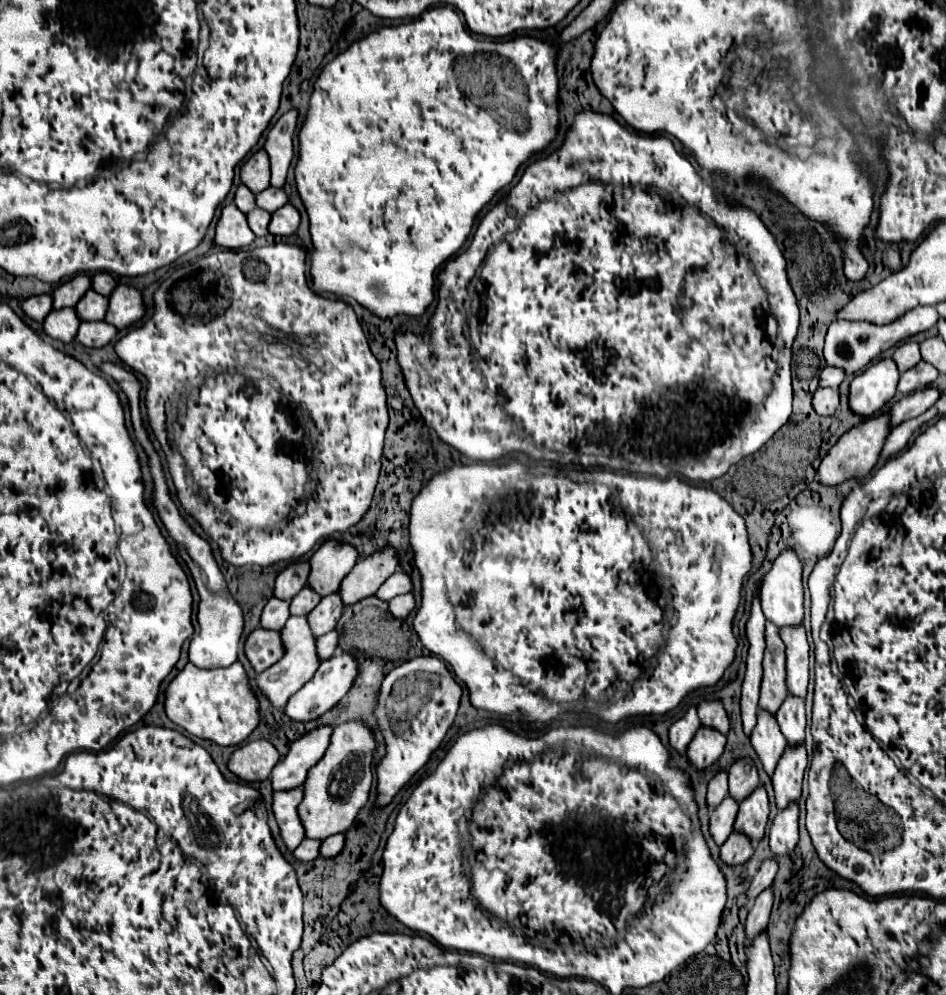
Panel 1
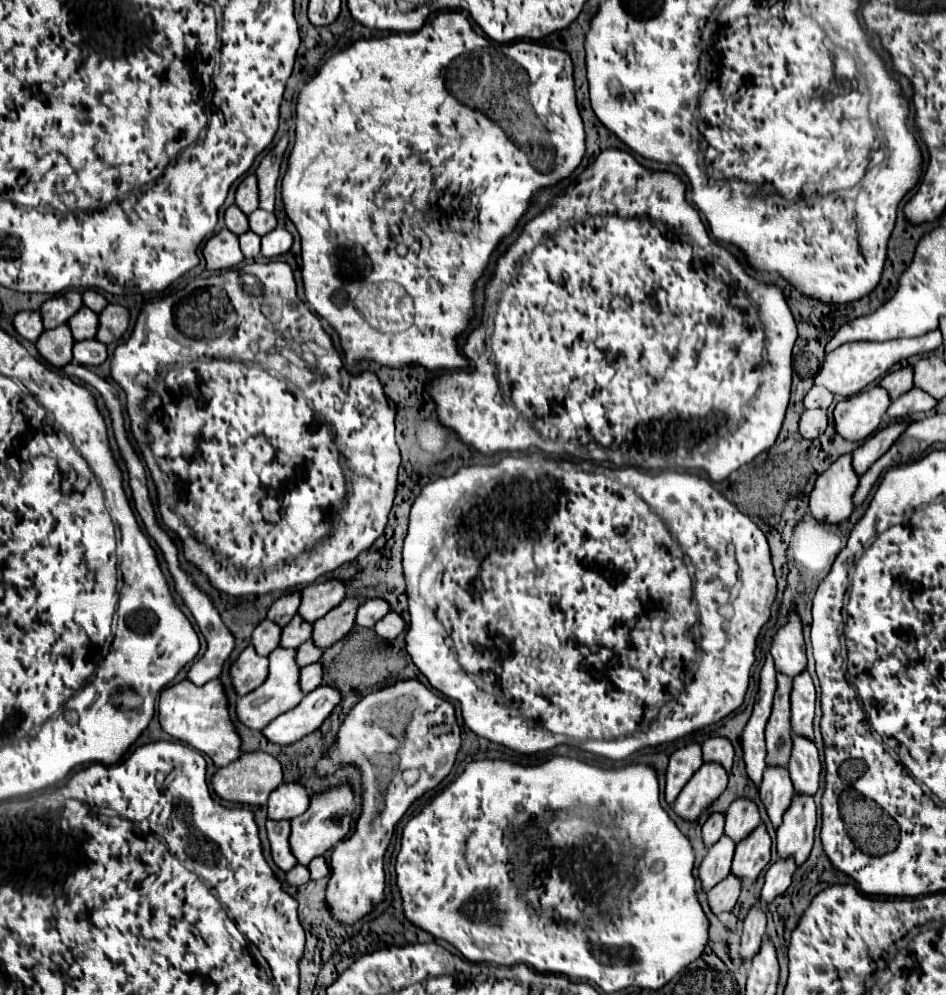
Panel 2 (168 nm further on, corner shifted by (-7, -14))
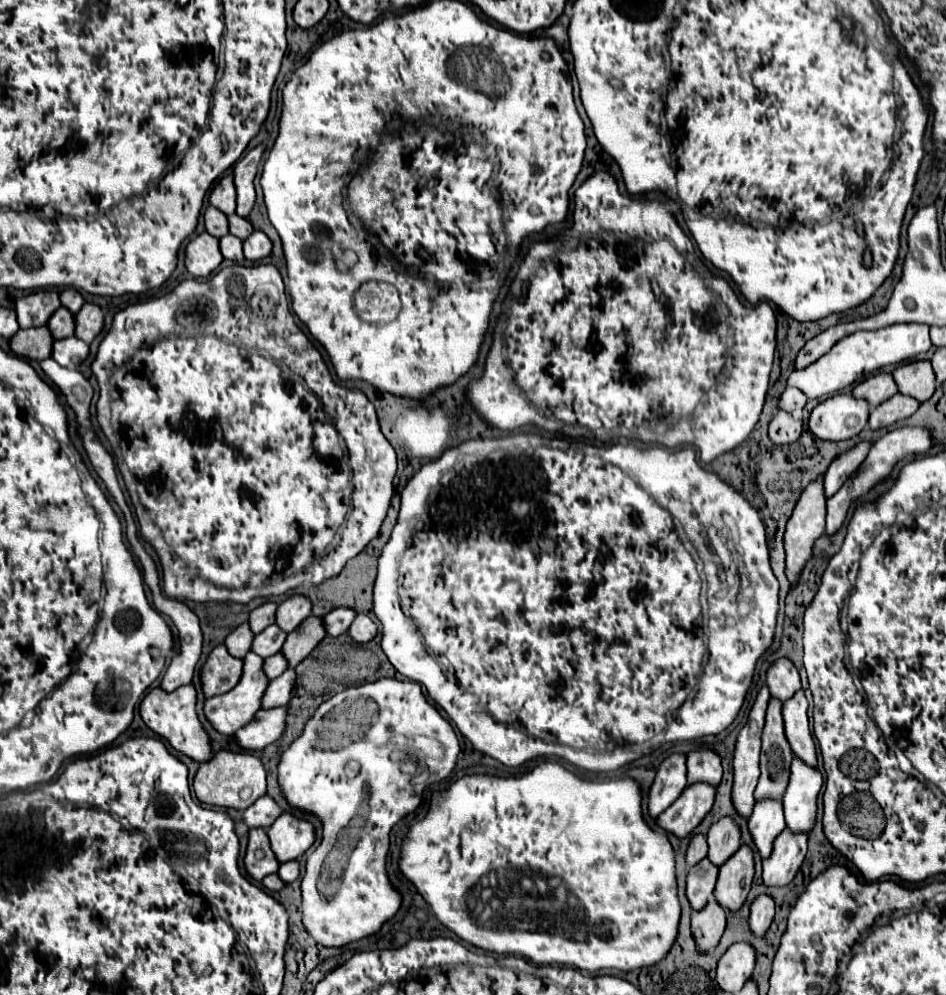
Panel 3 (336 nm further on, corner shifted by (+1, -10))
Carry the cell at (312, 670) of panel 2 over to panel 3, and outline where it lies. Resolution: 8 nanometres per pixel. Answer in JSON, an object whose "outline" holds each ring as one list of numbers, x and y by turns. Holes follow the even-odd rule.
{"outline":[[287,669,279,679,269,681,261,699,261,709,285,707,287,699,291,699,291,691,295,691,295,671]]}

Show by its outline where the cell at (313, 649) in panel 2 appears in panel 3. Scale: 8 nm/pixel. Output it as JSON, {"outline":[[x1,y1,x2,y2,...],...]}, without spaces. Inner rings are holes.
{"outline":[[281,653,271,655,271,657,267,657,267,659,263,661,263,673,267,675,269,681,277,679,285,669,287,669,287,661,281,657]]}

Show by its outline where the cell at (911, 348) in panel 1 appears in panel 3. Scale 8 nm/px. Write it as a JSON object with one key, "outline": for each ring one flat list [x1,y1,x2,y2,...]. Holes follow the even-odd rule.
{"outline":[[879,373,873,375,869,379,863,379,853,391,851,395,857,399,865,399,869,403,869,407,877,407,879,403,883,403,885,399,893,397,897,393,895,381,891,379,889,373]]}

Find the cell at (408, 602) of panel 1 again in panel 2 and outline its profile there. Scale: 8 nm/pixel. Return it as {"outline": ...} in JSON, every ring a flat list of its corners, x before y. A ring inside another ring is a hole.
{"outline":[[391,611,391,613,387,613,379,623,375,623,375,633,379,635,379,637,383,637,383,639,395,639,399,633,403,633,403,629,405,629,405,619,399,615,399,613,395,613,395,611]]}

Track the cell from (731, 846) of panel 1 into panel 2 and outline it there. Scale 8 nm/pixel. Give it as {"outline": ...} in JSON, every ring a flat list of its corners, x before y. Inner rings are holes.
{"outline":[[729,873,721,883,717,883,709,893,707,893,707,899,709,899,709,905,713,909,713,913,723,913,723,911,731,911,733,905,737,903,737,897,741,893,741,885,743,881]]}

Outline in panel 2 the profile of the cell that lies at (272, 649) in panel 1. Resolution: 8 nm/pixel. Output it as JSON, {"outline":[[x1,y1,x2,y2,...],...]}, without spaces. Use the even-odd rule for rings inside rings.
{"outline":[[249,645,231,667,233,687,239,695,255,691,269,675,269,659,255,653,255,647]]}

